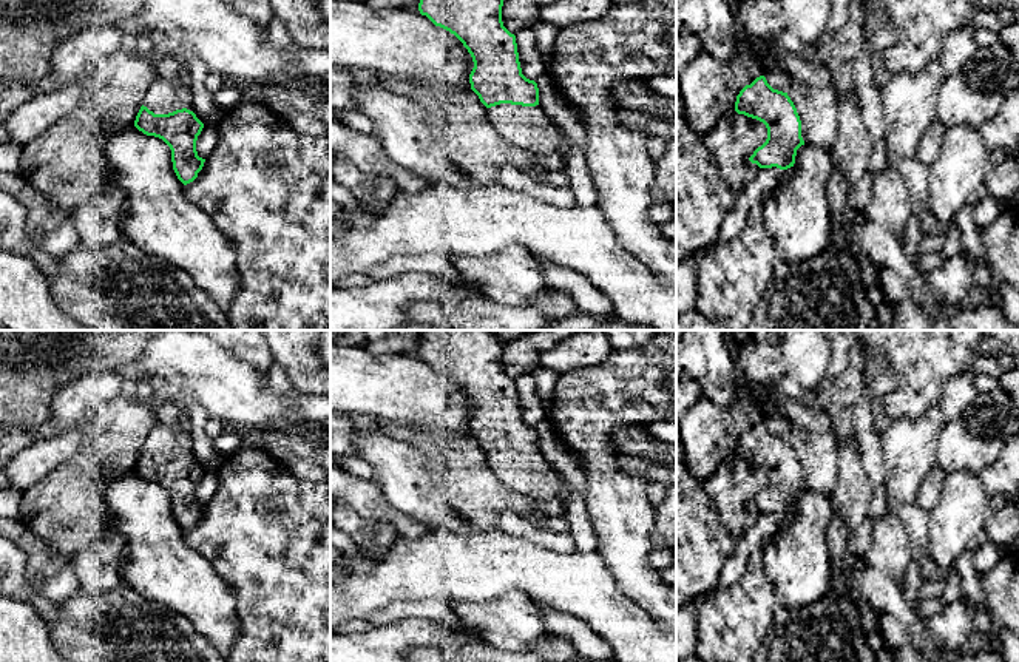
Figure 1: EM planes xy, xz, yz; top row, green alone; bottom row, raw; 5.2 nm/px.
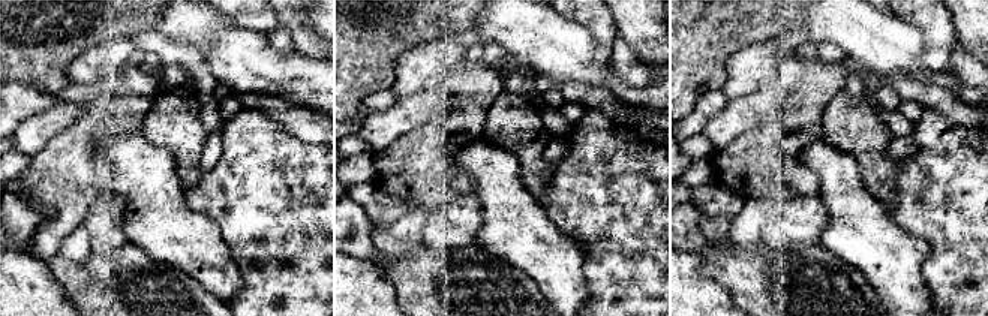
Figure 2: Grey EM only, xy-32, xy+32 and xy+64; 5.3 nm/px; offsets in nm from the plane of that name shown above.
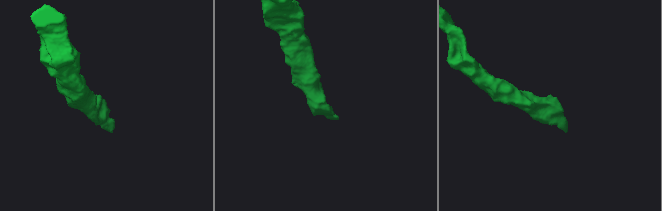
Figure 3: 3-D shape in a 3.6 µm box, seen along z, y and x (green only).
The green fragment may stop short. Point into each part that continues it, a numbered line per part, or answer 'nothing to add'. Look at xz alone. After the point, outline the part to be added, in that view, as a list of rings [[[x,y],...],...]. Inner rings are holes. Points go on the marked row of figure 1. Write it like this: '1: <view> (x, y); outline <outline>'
1: xz (530, 128); outline [[[500,103],[488,108],[488,120],[511,145],[533,154],[568,154],[565,133],[536,106]]]

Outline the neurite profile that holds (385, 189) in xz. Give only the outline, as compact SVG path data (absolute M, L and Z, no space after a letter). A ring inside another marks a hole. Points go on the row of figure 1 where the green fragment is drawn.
M375 177L374 191L363 199L358 199L358 208L366 213L375 214L392 198L400 193L398 184L388 177Z

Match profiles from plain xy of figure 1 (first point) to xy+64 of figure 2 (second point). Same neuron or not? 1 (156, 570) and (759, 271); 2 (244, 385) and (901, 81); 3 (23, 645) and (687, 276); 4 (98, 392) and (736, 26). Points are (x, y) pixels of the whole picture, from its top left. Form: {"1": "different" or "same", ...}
{"1": "different", "2": "different", "3": "same", "4": "different"}

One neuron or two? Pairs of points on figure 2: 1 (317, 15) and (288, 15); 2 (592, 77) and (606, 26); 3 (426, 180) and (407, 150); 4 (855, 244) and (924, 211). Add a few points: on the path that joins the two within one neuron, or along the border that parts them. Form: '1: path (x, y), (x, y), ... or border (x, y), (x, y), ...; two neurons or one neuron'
1: border (305, 15), (318, 36); two neurons
2: border (573, 21), (577, 21), (589, 32), (597, 47); two neurons
3: path (419, 172), (414, 158); one neuron
4: border (883, 202), (888, 214), (903, 229), (927, 243); two neurons

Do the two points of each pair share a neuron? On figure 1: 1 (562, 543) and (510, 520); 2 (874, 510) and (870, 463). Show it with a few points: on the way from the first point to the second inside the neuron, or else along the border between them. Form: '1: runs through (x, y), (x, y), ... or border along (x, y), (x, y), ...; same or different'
1: runs through (550, 540), (522, 528); same
2: runs through (879, 499), (876, 474); same

